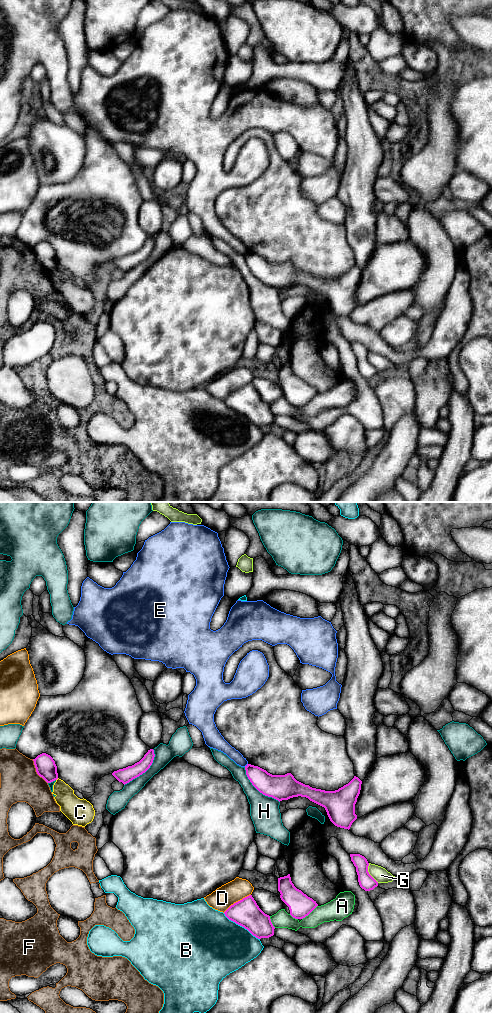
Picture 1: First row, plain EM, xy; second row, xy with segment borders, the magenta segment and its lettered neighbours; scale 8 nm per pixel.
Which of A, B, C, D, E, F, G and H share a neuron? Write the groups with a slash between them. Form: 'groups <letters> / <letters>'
groups A / B / C / D / E H / F / G

